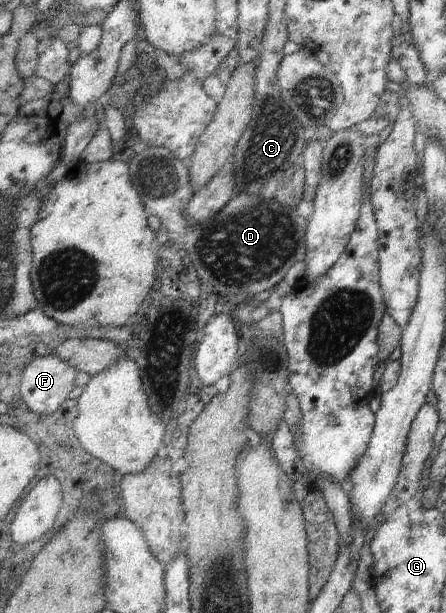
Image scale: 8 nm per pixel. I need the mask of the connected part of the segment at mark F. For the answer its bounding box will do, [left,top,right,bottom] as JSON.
[22,353,77,415]

